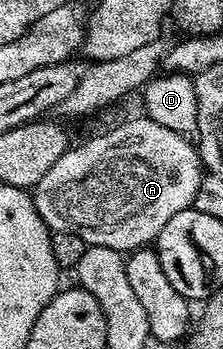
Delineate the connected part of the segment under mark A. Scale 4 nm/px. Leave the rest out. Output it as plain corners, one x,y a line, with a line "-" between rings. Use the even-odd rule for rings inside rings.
144,114
138,116
138,120
129,120
102,136
83,141
78,148
77,145
70,147
59,162
55,162
55,166
51,166
51,170
39,178
31,195
35,210
39,210
50,233
79,234
86,245
98,244
128,254
152,245
163,226
167,226
167,222
171,222
179,210
193,207
193,199
203,175
201,154
194,141
175,130
167,130
167,126
159,126
159,122

